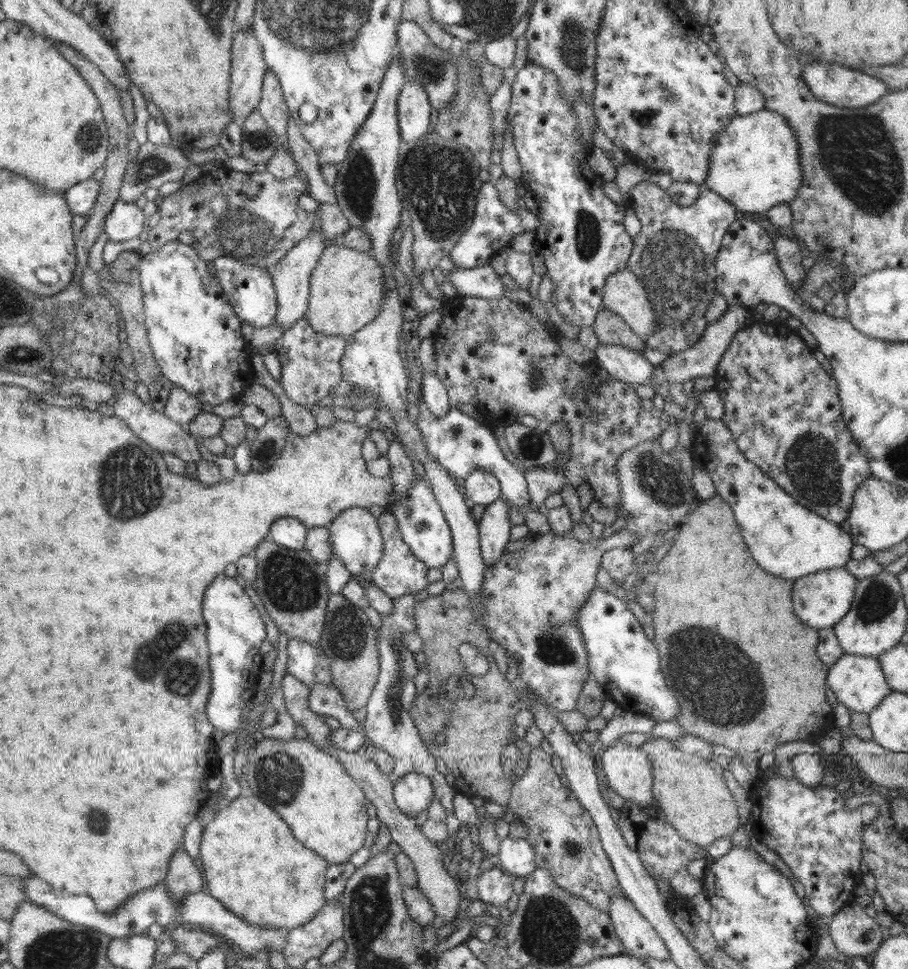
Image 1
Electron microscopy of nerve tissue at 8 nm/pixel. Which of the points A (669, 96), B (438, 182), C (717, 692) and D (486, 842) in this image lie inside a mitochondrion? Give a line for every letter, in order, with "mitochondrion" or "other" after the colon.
A: mitochondrion
B: mitochondrion
C: mitochondrion
D: other

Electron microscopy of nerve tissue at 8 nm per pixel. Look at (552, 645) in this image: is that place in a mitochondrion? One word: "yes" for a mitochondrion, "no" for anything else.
yes

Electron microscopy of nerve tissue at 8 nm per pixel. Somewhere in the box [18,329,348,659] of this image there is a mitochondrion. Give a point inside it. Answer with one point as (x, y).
(132, 463)

